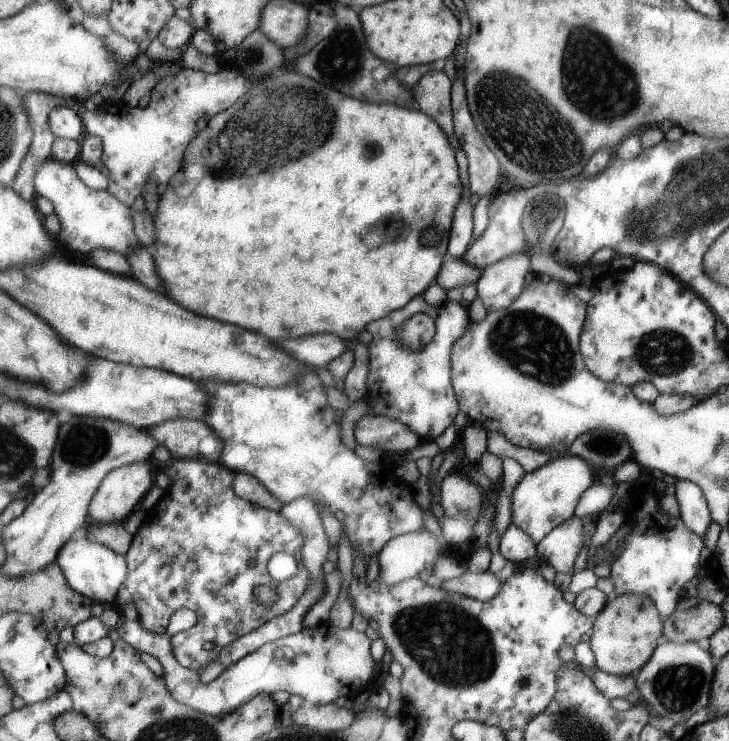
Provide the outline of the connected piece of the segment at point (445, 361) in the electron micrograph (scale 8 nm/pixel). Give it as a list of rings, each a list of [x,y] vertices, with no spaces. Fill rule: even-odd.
[[[423,294],[410,300],[404,307],[392,311],[388,316],[375,320],[365,328],[372,334],[369,343],[369,375],[367,378],[367,394],[364,396],[370,406],[368,415],[385,416],[403,422],[410,430],[413,430],[421,438],[422,442],[433,441],[438,434],[442,434],[454,420],[454,414],[458,412],[458,399],[452,390],[453,380],[450,380],[450,348],[468,330],[468,312],[458,306],[456,301],[446,301],[443,305],[432,306],[426,302]],[[418,313],[426,313],[435,320],[436,334],[434,338],[421,350],[415,351],[402,346],[396,339],[396,331],[411,316]]]

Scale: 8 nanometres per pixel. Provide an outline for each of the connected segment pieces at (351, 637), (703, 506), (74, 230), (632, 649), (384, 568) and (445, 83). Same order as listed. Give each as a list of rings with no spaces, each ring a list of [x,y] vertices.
[[[125,618],[117,628],[117,633],[119,638],[138,649],[138,652],[148,652],[160,661],[165,683],[178,701],[212,716],[228,715],[258,693],[272,695],[279,690],[302,696],[308,707],[332,703],[339,696],[354,700],[363,687],[375,689],[378,668],[382,668],[382,664],[374,660],[372,641],[366,633],[352,628],[341,629],[332,624],[320,624],[264,644],[258,650],[238,659],[238,662],[232,663],[214,680],[204,684],[197,672],[186,668],[177,659],[171,638],[166,633],[154,634],[142,628],[140,620],[131,622]]]
[[[686,479],[677,480],[674,485],[681,519],[692,532],[704,538],[712,520],[702,489],[694,481]]]
[[[48,159],[40,167],[36,184],[40,196],[49,198],[57,206],[56,214],[62,219],[64,226],[58,238],[71,251],[89,255],[98,249],[108,249],[127,258],[130,251],[142,247],[130,207],[122,204],[121,200],[106,189],[101,191],[90,188],[78,176],[76,163]]]
[[[625,594],[614,596],[597,614],[590,646],[595,654],[596,666],[604,672],[618,676],[635,675],[653,656],[662,636],[662,620],[657,605],[649,596]]]
[[[430,531],[406,533],[390,539],[379,552],[379,577],[388,586],[397,585],[412,577],[420,577],[424,582],[433,574],[433,566],[441,553],[441,544]]]
[[[430,70],[412,87],[411,92],[418,108],[429,113],[441,125],[454,148],[459,148],[459,138],[452,126],[450,78],[444,76],[442,71]]]

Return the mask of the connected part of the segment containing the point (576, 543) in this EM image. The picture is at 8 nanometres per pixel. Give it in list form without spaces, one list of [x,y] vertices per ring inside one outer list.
[[[570,517],[559,524],[548,536],[537,544],[539,558],[546,560],[558,574],[576,572],[573,566],[584,544],[584,530],[581,518]]]

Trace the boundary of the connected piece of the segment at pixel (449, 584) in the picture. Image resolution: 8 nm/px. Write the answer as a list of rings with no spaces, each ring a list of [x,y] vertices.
[[[487,570],[478,574],[466,572],[459,577],[443,580],[440,589],[486,602],[497,595],[501,584],[501,580]]]

